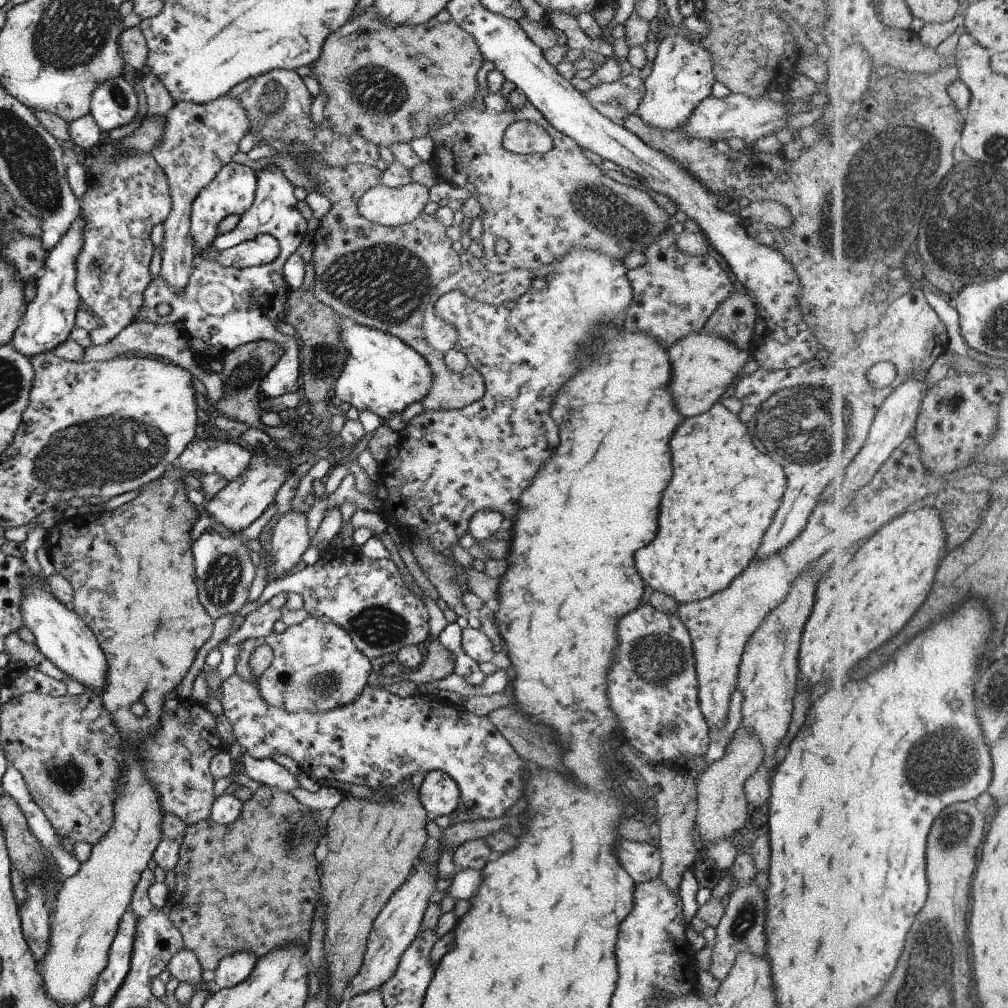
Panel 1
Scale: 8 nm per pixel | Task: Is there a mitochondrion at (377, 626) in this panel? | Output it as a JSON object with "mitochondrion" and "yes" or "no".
{"mitochondrion":"yes"}

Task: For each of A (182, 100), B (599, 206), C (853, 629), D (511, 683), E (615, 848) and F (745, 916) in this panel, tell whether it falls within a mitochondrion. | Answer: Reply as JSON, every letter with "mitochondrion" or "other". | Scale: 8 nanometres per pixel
{"A":"other","B":"mitochondrion","C":"other","D":"other","E":"other","F":"mitochondrion"}

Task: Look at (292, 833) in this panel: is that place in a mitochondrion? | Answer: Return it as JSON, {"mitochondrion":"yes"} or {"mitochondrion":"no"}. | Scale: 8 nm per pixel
{"mitochondrion":"yes"}

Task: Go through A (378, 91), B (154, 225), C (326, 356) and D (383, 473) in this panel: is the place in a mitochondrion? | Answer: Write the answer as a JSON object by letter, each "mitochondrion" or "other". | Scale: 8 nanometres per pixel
{"A":"mitochondrion","B":"other","C":"mitochondrion","D":"other"}

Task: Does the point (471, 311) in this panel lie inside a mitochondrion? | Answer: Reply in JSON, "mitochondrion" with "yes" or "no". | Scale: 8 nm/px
{"mitochondrion":"no"}

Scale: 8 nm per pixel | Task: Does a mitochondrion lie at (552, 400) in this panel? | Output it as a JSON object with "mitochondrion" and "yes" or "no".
{"mitochondrion":"no"}

